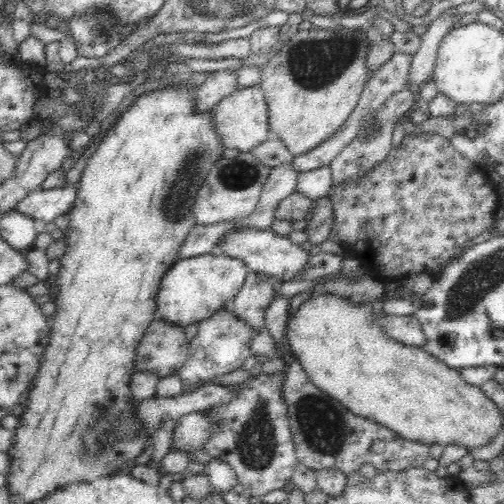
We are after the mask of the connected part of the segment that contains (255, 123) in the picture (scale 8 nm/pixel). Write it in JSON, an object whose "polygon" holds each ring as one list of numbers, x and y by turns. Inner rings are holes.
{"polygon":[[260,85,236,89,225,96,213,109,216,132,225,148,236,148,239,152,251,152,266,141,269,135,268,107,264,91]]}

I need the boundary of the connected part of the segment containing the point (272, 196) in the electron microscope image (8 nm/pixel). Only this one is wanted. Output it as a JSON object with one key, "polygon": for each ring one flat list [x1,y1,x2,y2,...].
{"polygon":[[291,161,272,167,268,181,264,183,259,205,255,212,246,217,240,225,243,228,256,230,270,229,278,205,296,191,298,174,300,171,294,169]]}

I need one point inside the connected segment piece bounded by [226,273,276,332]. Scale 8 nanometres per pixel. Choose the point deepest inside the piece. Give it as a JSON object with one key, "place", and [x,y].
{"place":[249,305]}

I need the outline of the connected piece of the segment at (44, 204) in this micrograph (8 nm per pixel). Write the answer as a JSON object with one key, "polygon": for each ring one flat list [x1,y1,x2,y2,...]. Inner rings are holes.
{"polygon":[[69,183,62,188,40,188,24,196,14,209,34,220,52,222,57,216,69,212,75,196,76,186]]}

